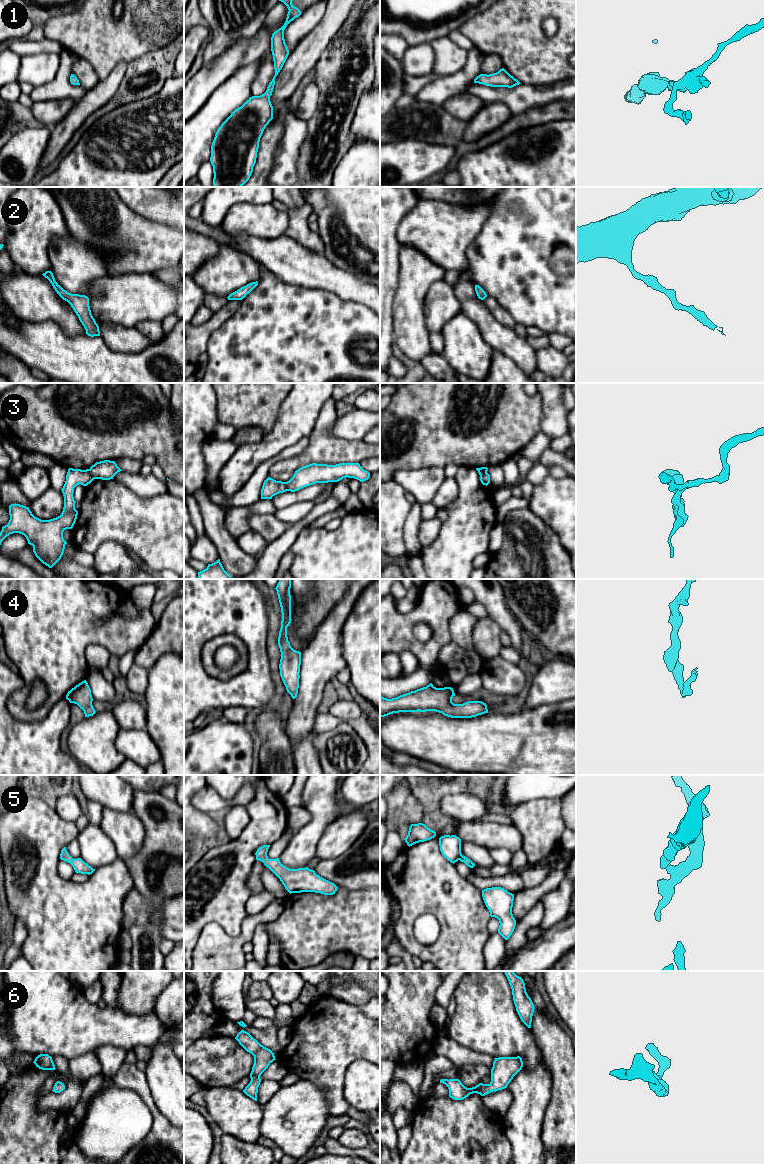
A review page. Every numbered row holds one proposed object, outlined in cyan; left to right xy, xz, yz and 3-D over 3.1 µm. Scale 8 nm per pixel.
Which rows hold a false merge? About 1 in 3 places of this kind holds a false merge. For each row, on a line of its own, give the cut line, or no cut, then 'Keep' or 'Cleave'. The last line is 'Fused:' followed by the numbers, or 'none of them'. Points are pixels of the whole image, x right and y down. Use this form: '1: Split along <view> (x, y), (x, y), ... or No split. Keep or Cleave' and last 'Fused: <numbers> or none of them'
1: No split. Keep
2: No split. Keep
3: Split along xy (88, 469), (94, 478). Cleave
4: No split. Keep
5: No split. Keep
6: No split. Keep
Fused: 3

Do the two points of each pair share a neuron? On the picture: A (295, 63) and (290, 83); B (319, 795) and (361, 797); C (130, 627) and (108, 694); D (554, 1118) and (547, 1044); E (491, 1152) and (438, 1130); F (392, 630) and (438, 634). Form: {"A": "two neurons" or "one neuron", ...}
{"A": "one neuron", "B": "two neurons", "C": "two neurons", "D": "one neuron", "E": "one neuron", "F": "one neuron"}

